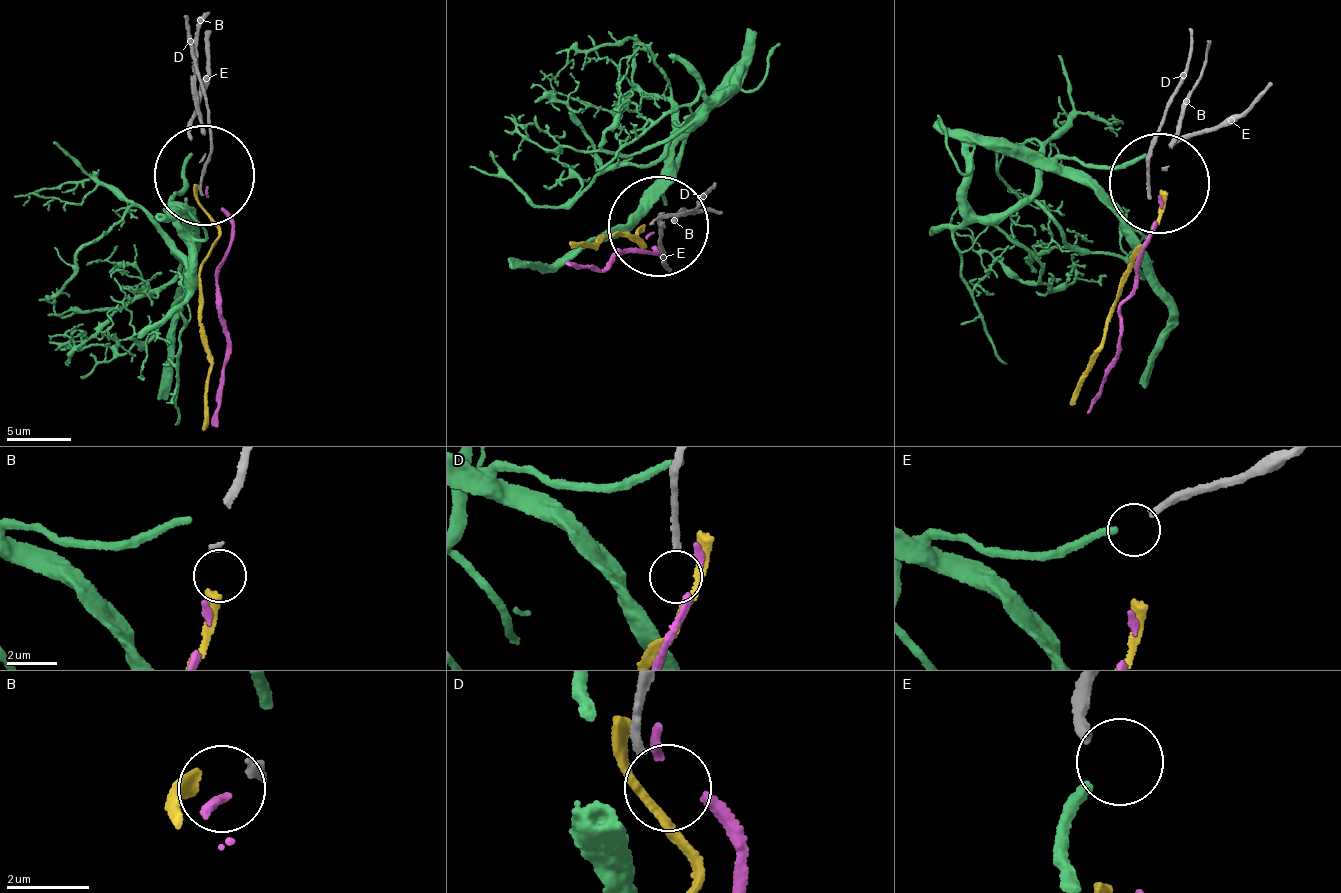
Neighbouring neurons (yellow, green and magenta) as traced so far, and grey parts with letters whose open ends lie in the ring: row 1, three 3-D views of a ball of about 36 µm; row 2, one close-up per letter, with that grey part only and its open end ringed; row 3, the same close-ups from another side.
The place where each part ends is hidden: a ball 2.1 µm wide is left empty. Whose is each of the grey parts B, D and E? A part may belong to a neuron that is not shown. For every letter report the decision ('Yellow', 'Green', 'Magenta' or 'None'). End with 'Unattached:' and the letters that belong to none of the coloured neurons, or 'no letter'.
B: Yellow
D: None
E: Green
Unattached: D

